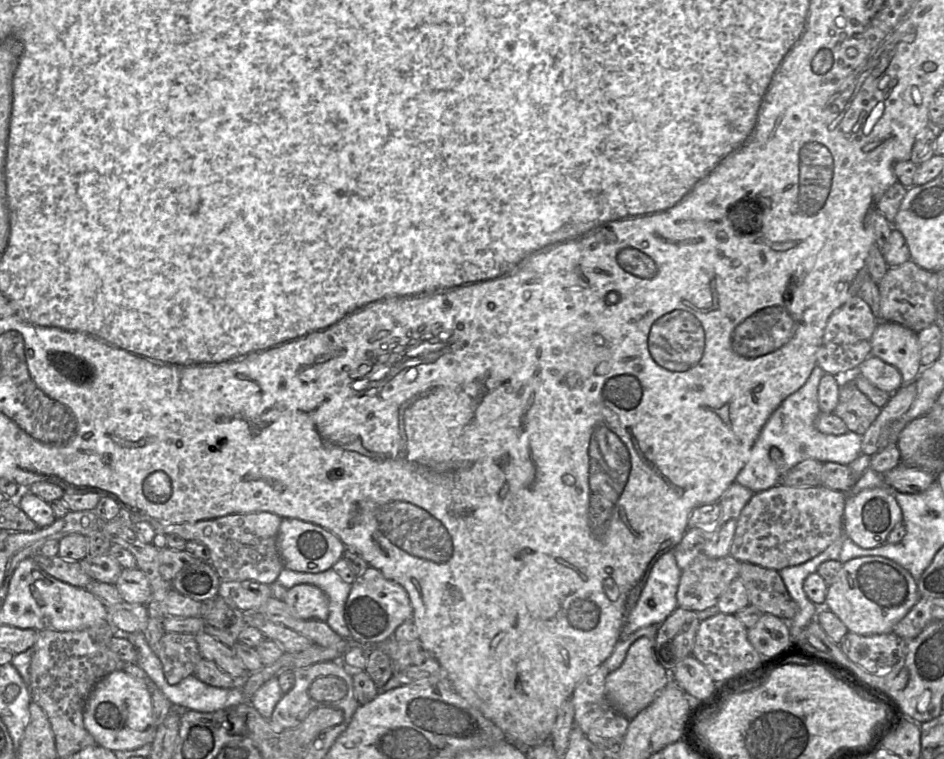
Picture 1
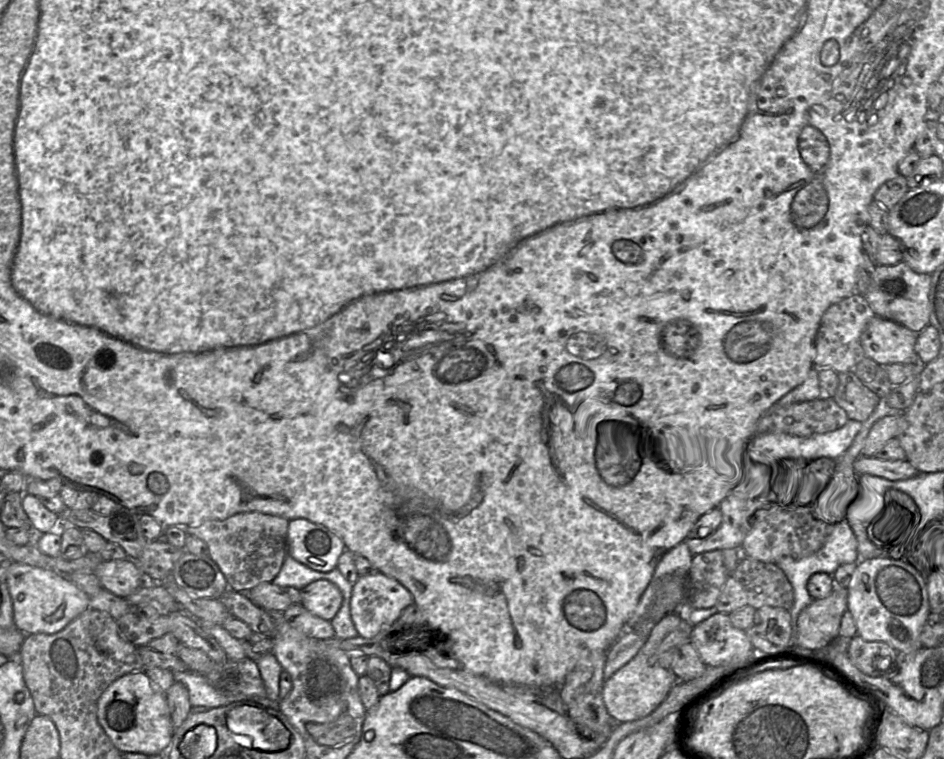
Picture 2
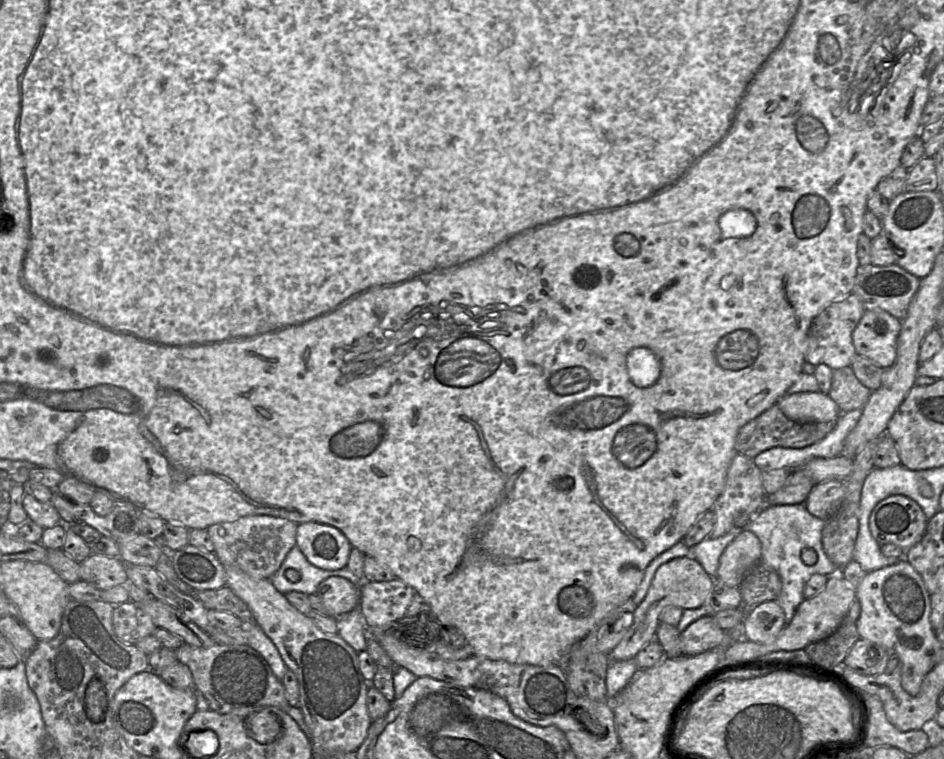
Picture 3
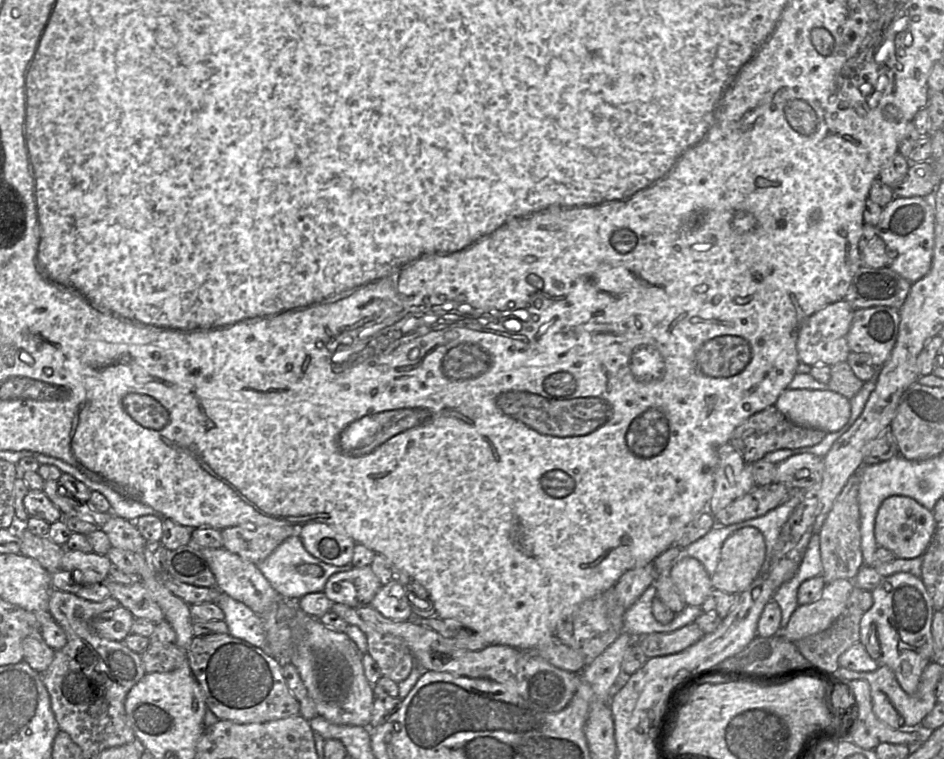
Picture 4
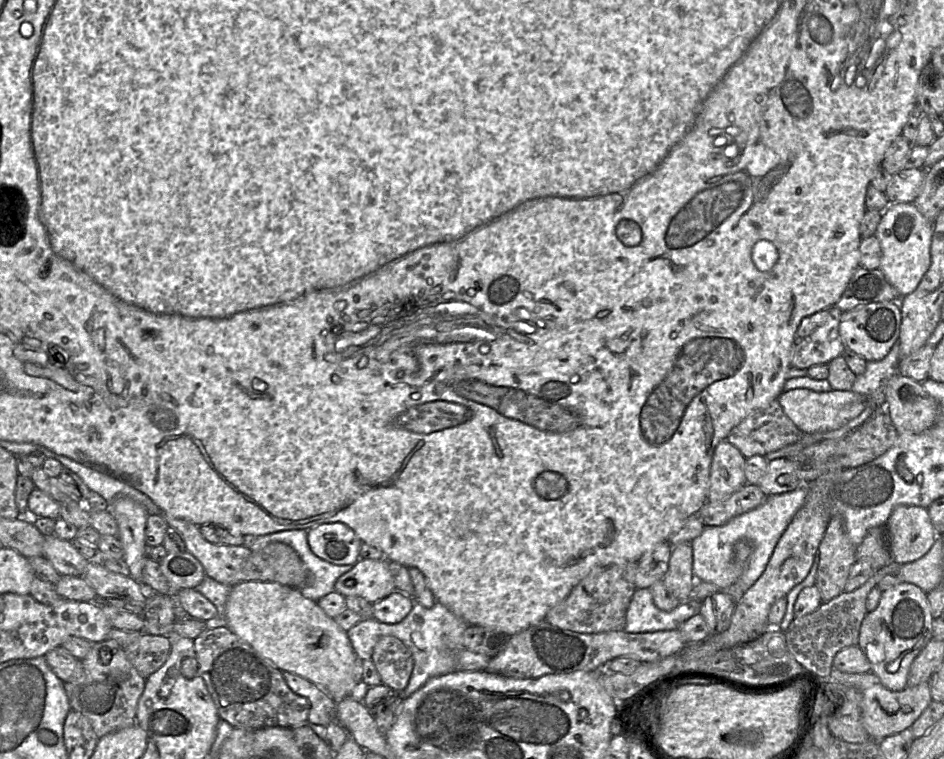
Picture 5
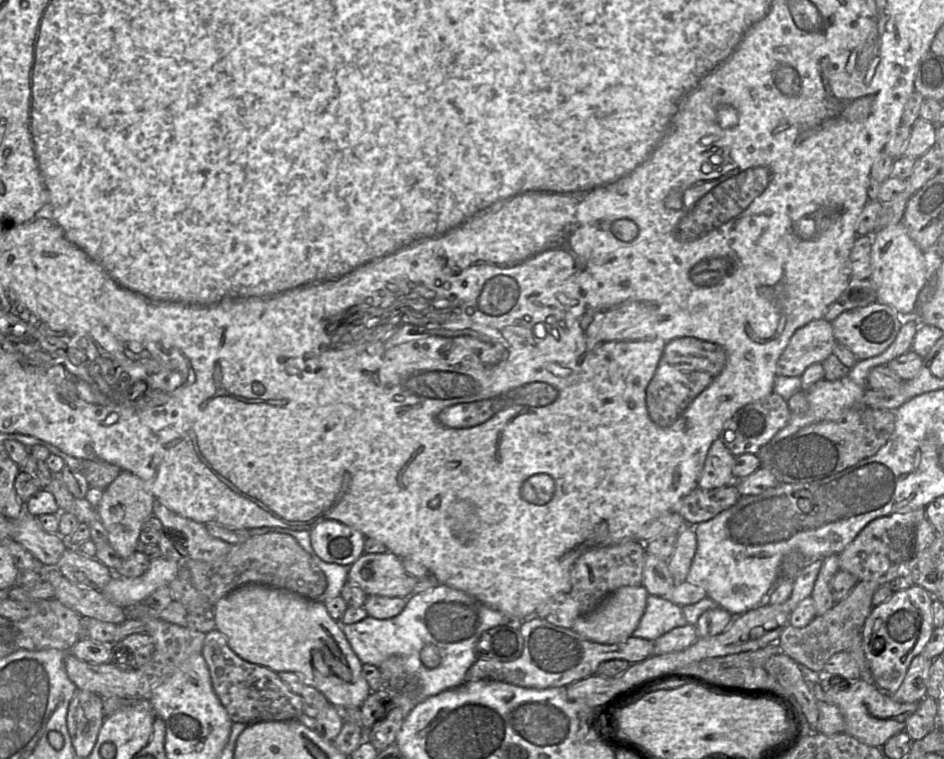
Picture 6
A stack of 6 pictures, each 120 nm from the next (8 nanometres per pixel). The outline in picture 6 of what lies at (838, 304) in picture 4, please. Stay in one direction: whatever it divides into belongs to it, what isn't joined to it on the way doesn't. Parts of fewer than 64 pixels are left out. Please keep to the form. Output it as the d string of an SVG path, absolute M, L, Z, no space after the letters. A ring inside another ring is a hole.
M824 318L810 321L792 335L777 361L777 375L800 377L809 366L830 356L835 343L831 322Z

